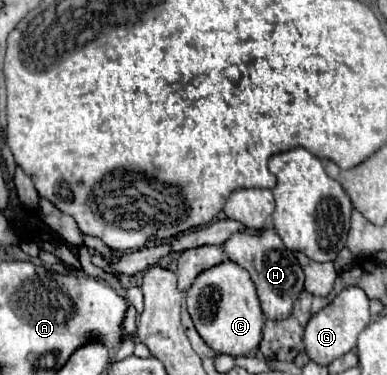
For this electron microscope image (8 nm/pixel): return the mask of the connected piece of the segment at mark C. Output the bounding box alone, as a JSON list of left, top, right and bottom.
[187,259,265,357]

